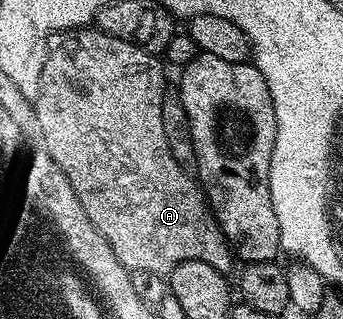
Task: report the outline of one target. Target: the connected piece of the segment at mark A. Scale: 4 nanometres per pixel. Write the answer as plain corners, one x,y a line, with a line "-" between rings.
96,28
61,30
58,34
50,34
45,39
43,57
39,62
41,75
39,76
39,92
35,99
39,137
45,142
46,150
53,158
53,163
60,168
63,177
71,184
71,188
75,188
75,196
79,196
79,204
83,204
91,224
95,224
95,228
107,240
107,244
111,244
115,256
119,256
121,263
130,272
142,270
145,274
165,276
187,260
203,260
203,264
211,264
211,268
229,272
233,262
235,263
235,255
225,234
219,228
217,217
209,208
205,192
201,189
198,179
186,167
177,163
167,144
167,132
163,132
163,96
167,83
165,83
165,74
157,62
160,62
158,55
149,53
143,47
135,45
134,42
128,42
119,36
111,36

